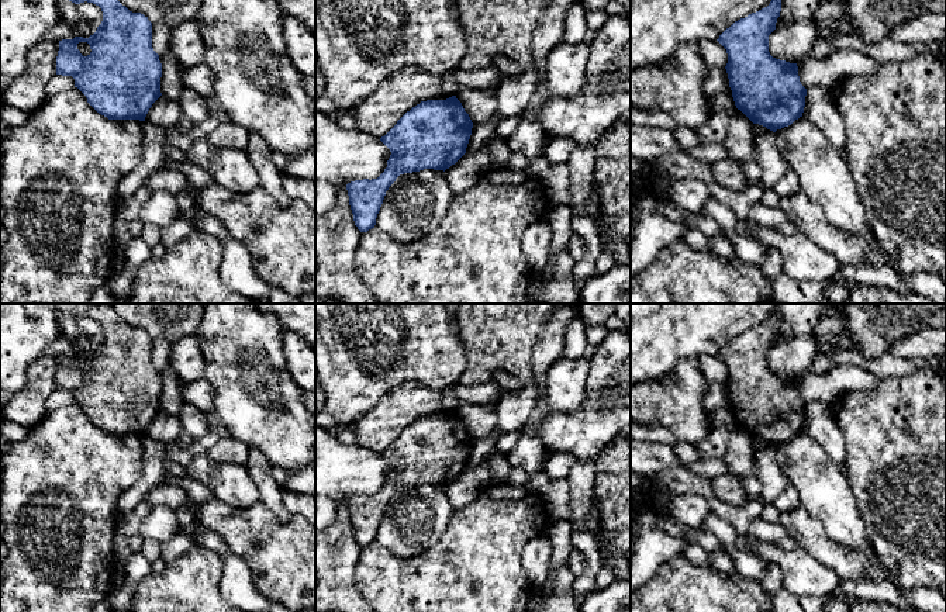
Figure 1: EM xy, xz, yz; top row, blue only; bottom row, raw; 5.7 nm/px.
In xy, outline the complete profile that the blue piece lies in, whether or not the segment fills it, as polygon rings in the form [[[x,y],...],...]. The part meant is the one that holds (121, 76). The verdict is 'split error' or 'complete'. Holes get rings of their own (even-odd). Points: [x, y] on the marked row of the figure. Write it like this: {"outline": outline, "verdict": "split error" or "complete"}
{"outline": [[[69,0],[75,4],[93,3],[103,11],[103,21],[89,38],[75,37],[59,41],[56,75],[72,76],[87,103],[108,120],[139,120],[162,96],[162,63],[152,48],[152,23],[141,13],[132,13],[118,0]],[[79,42],[87,42],[92,52],[83,56]]], "verdict": "complete"}

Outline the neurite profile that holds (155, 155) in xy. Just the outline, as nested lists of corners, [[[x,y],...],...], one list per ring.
[[[144,122],[144,134],[144,159],[134,170],[131,170],[121,179],[117,189],[118,201],[121,203],[128,200],[141,186],[144,186],[145,180],[152,173],[165,169],[165,163],[168,159],[168,153],[165,149],[168,131],[158,125]]]

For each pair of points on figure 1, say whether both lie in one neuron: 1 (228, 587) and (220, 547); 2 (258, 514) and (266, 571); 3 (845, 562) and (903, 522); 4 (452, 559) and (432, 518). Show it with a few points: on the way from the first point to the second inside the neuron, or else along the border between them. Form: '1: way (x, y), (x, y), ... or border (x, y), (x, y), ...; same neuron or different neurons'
1: way (230, 577), (228, 557); same neuron
2: way (258, 528), (258, 536), (266, 545), (266, 557); same neuron
3: border (870, 546), (876, 559), (890, 573); different neurons
4: border (453, 511), (444, 533), (430, 547), (414, 556); different neurons

